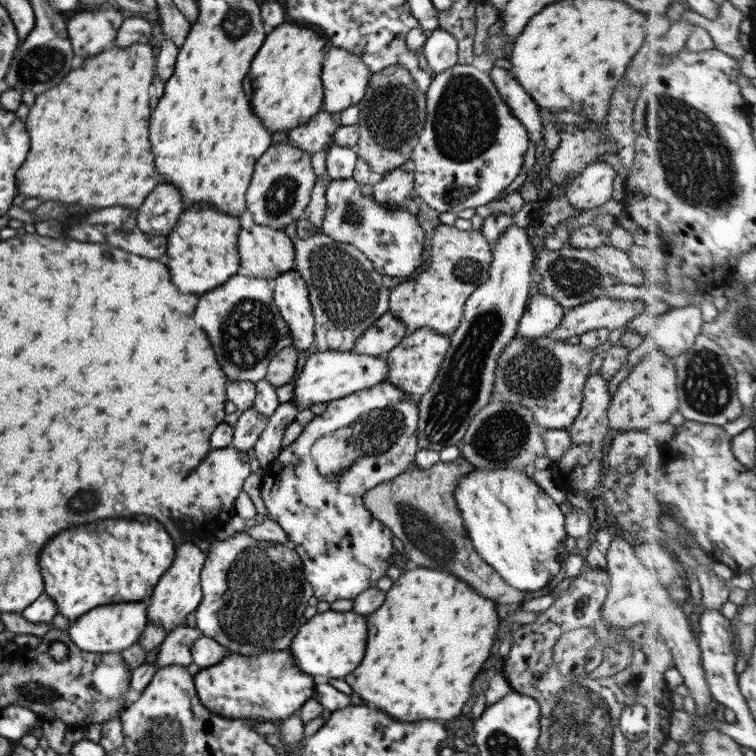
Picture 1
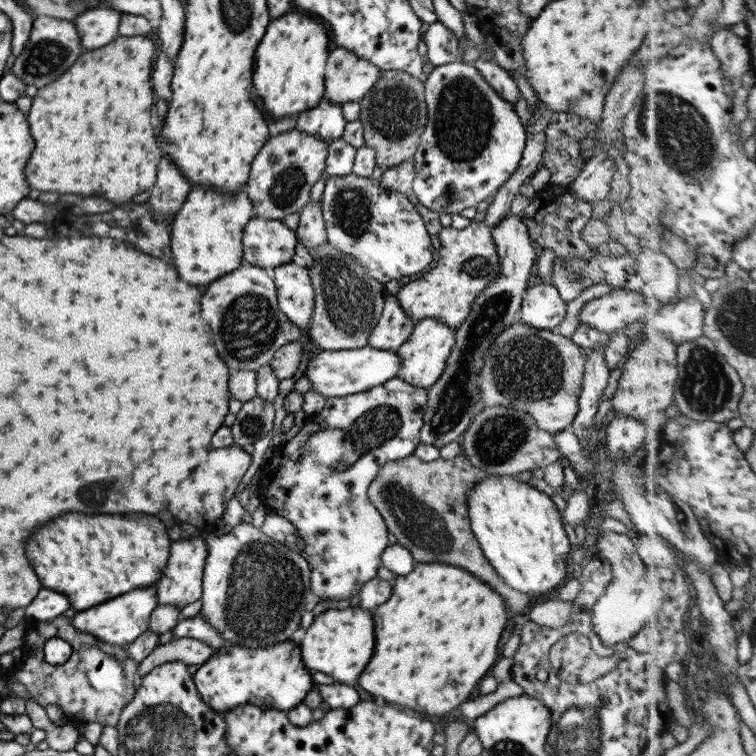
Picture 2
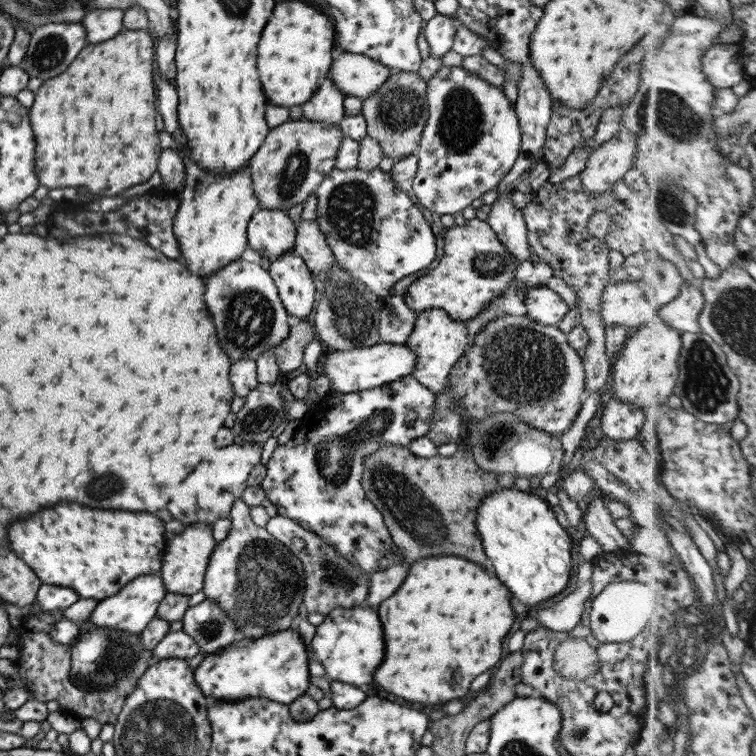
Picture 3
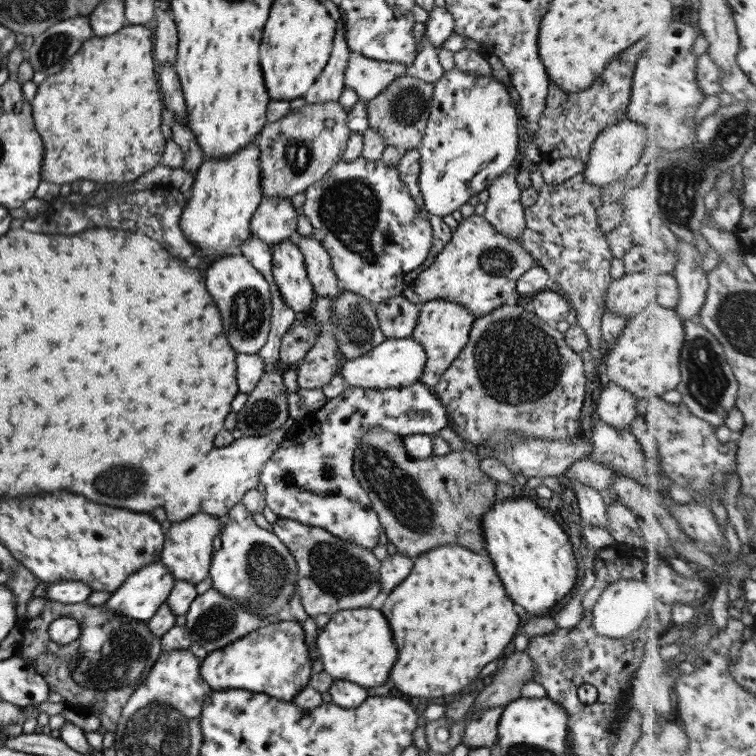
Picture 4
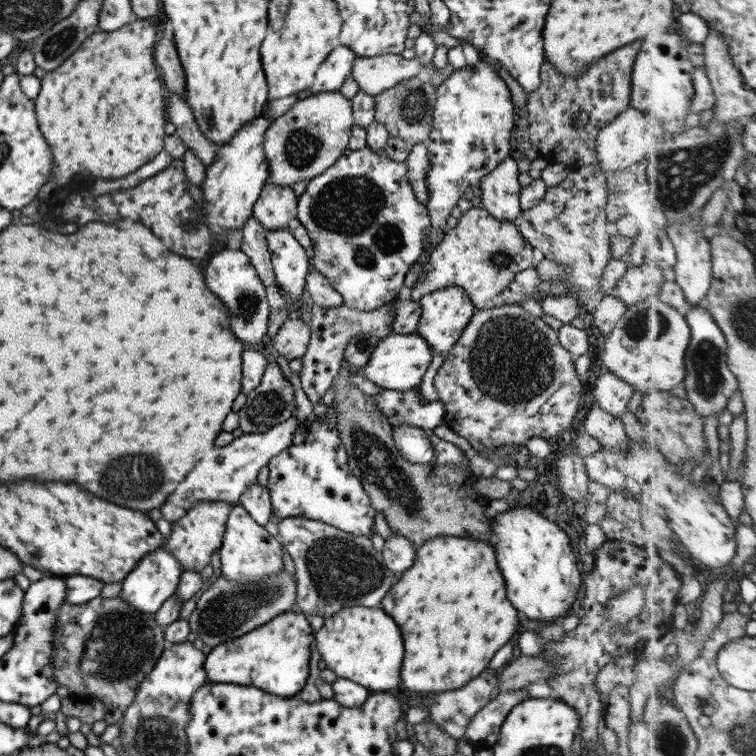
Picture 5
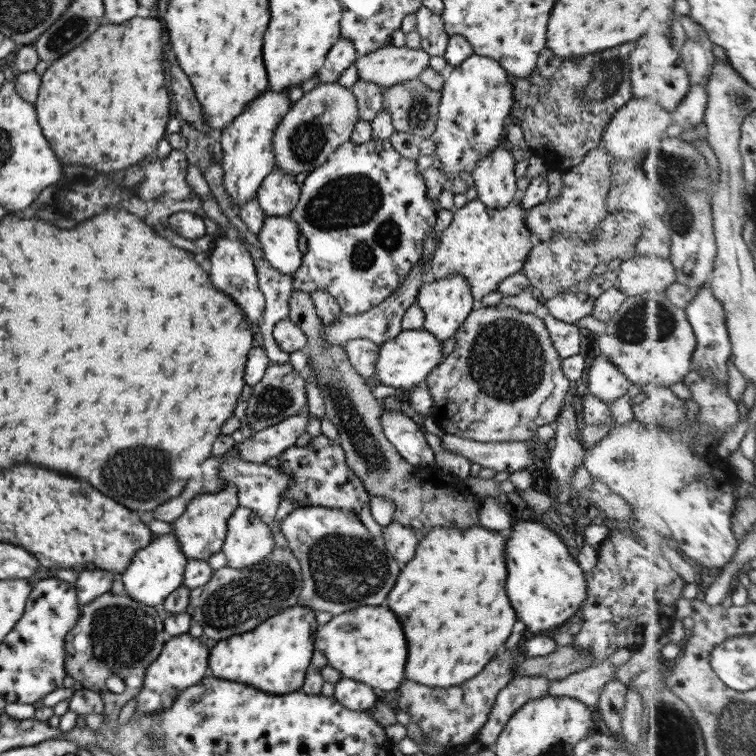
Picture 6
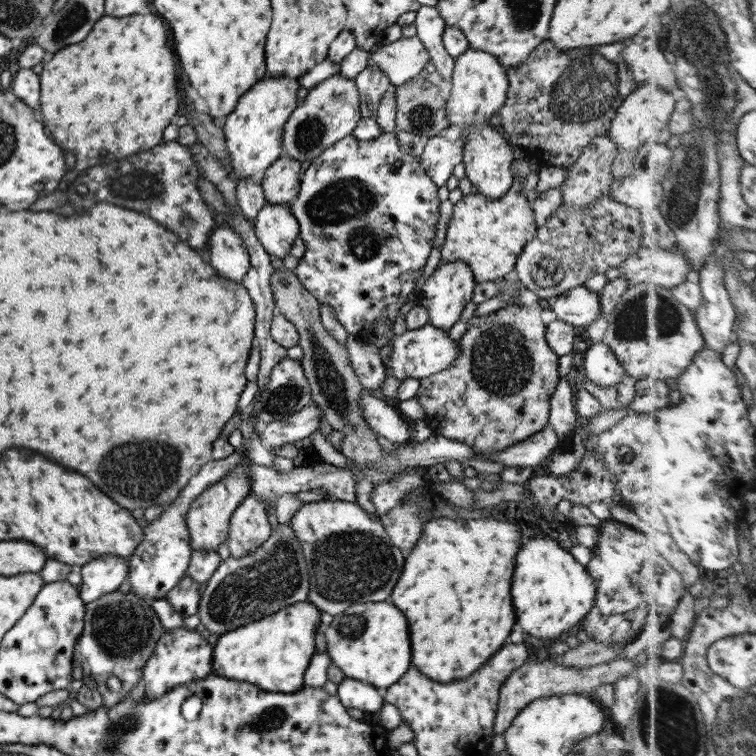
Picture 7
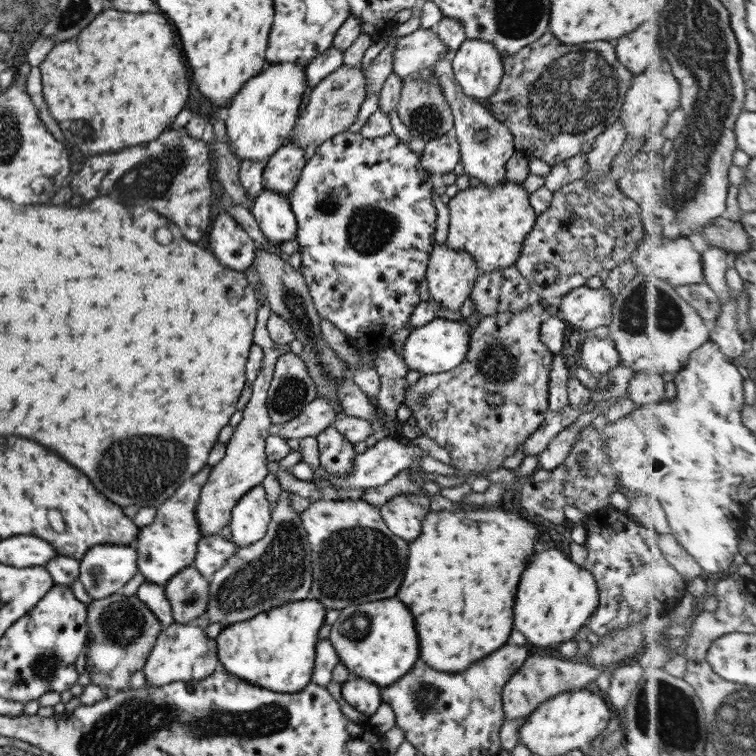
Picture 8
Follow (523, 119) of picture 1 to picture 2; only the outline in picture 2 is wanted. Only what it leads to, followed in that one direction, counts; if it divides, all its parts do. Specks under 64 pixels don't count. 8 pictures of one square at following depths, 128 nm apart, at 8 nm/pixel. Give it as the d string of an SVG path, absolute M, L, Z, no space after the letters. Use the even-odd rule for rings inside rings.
M483 57L474 60L473 66L479 74L494 89L494 92L513 107L520 96L520 92L512 77L505 69L502 69L495 62L489 62Z

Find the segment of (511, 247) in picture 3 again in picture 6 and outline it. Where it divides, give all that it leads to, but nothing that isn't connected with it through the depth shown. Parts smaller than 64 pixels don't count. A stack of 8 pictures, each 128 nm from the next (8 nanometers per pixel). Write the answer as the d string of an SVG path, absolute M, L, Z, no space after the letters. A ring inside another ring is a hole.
M500 145L471 170L476 198L487 208L505 208L519 194L513 175L515 163L507 147Z

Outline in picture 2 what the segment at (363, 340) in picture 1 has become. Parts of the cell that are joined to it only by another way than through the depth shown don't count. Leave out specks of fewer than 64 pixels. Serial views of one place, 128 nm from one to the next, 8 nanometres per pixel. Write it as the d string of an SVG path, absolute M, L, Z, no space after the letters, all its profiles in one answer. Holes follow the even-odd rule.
M395 295L385 296L381 316L369 333L366 345L395 351L407 340L415 324L409 316L405 316Z

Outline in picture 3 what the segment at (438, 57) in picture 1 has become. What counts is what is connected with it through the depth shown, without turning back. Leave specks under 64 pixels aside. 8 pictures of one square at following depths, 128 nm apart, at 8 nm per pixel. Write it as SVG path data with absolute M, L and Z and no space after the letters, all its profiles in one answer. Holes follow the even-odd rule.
M436 13L426 21L422 34L428 44L429 54L441 58L451 50L456 24L450 16Z

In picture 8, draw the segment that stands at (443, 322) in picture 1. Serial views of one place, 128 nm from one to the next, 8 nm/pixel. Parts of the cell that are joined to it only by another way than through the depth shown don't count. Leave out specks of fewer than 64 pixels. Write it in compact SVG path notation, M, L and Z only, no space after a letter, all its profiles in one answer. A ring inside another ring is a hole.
M505 180L497 186L489 188L483 183L472 182L469 187L457 191L448 201L449 230L447 230L444 244L455 252L467 252L473 258L479 272L491 272L514 266L515 260L522 249L523 240L526 234L532 230L536 214L531 208L528 200L528 193L521 186L521 183L513 183Z

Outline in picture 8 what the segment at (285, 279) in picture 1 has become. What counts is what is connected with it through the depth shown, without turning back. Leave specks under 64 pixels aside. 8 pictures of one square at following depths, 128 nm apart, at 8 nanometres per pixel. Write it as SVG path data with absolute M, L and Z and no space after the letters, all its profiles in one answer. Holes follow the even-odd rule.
M261 188L249 209L259 231L273 245L295 239L296 221L287 196Z

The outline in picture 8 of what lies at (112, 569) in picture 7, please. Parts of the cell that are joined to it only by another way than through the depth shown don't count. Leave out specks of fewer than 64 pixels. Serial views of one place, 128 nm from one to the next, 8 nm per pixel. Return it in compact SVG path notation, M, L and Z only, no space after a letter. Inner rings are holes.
M97 544L78 560L78 580L89 598L100 600L120 593L138 571L136 562L133 544Z

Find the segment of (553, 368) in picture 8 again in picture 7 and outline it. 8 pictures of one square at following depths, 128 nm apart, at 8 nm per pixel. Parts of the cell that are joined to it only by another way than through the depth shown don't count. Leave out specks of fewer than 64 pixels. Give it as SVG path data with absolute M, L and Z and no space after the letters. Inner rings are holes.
M559 377L555 384L555 390L549 398L548 426L551 426L555 436L558 438L558 444L555 451L561 448L569 440L574 432L574 427L578 426L576 412L573 402L573 392L564 377Z

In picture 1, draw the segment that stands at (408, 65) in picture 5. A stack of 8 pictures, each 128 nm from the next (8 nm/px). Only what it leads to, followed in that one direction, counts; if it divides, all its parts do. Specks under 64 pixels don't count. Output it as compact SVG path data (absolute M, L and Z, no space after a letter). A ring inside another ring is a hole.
M331 47L321 63L323 101L321 111L339 114L363 98L371 72L357 56Z

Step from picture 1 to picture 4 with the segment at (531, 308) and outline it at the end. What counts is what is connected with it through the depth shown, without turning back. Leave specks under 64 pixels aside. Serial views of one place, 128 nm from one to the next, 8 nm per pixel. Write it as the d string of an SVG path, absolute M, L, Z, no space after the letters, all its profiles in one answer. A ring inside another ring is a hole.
M551 286L531 295L529 301L533 306L534 316L550 326L567 316L569 304Z

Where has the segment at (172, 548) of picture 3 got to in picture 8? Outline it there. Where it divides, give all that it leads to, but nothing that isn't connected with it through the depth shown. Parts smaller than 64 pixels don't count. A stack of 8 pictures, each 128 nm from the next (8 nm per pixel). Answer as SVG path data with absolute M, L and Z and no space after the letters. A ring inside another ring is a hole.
M266 300L258 303L252 342L260 346L263 356L257 376L251 383L252 393L249 401L243 407L241 420L234 427L231 438L224 445L223 458L211 467L211 472L209 472L205 484L200 487L199 498L195 505L195 522L199 526L201 537L218 534L223 526L228 525L231 508L237 504L243 494L249 492L254 486L259 485L265 475L268 474L264 442L269 436L273 424L270 422L265 405L266 392L268 391L278 356L287 353L287 350L290 349L289 345L278 345L269 338L266 322L271 313Z

